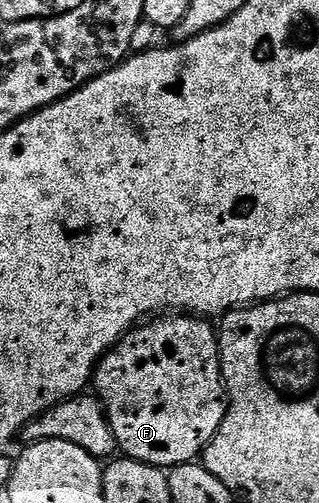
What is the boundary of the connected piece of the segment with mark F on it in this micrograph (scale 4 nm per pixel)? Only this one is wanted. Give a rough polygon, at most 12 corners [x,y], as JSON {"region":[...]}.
{"region":[[152,318],[94,392],[127,459],[193,463],[222,426],[218,332]]}

